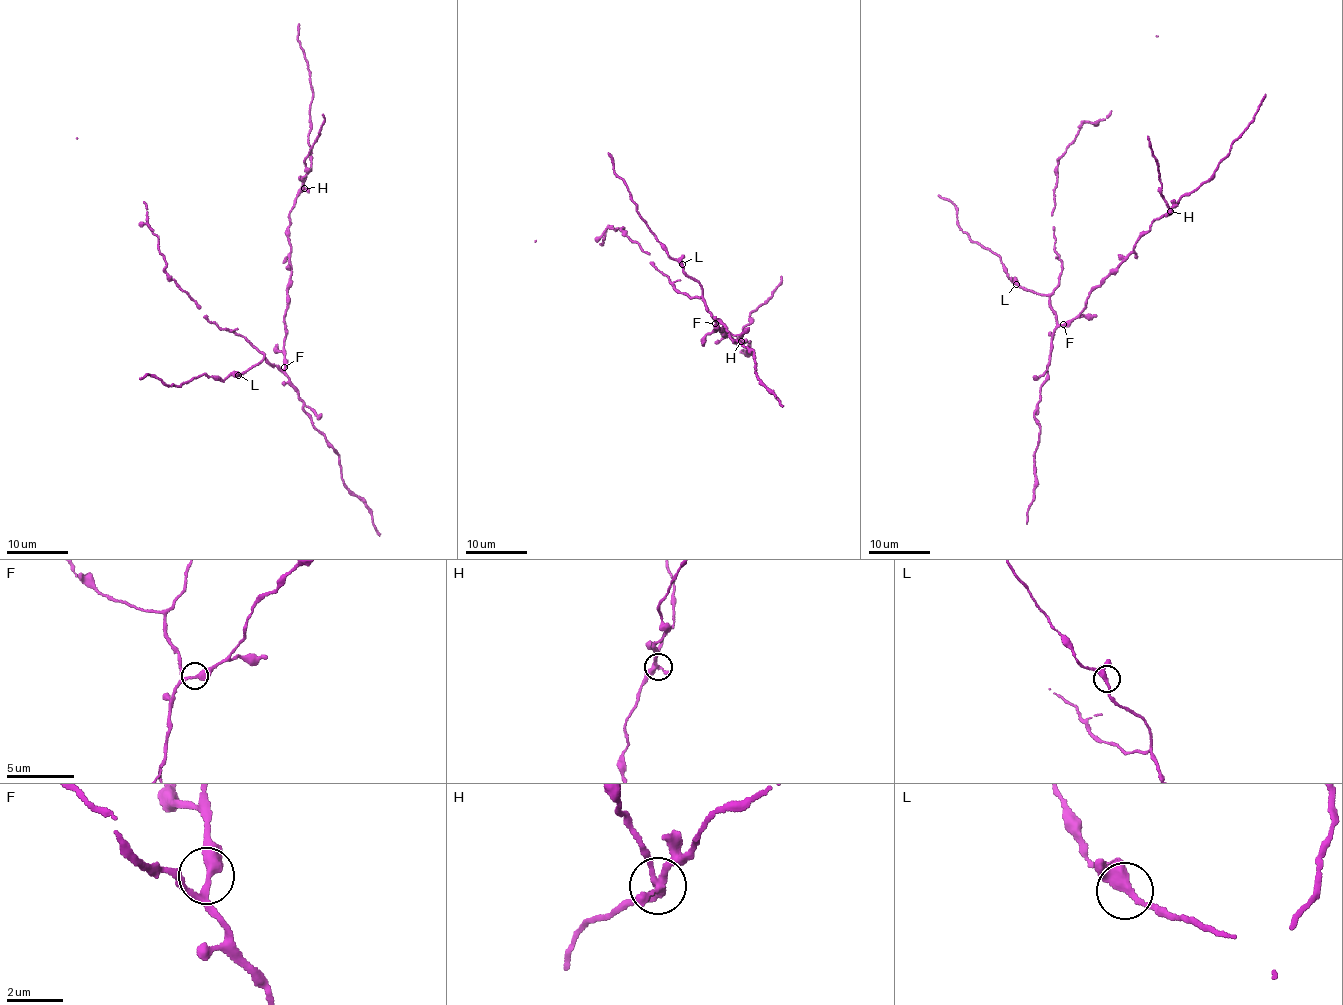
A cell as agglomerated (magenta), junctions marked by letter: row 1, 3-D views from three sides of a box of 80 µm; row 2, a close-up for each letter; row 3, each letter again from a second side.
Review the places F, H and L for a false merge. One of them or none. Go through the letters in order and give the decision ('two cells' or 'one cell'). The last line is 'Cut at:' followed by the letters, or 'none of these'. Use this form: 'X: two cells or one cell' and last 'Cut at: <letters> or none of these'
F: one cell
H: two cells
L: one cell
Cut at: H

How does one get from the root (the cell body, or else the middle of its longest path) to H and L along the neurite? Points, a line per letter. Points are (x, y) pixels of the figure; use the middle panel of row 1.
H: (714, 325), (715, 331), (717, 324), (726, 332), (725, 337), (726, 334), (741, 341)
L: (714, 325), (715, 320), (702, 296), (702, 286), (683, 270), (682, 264)

